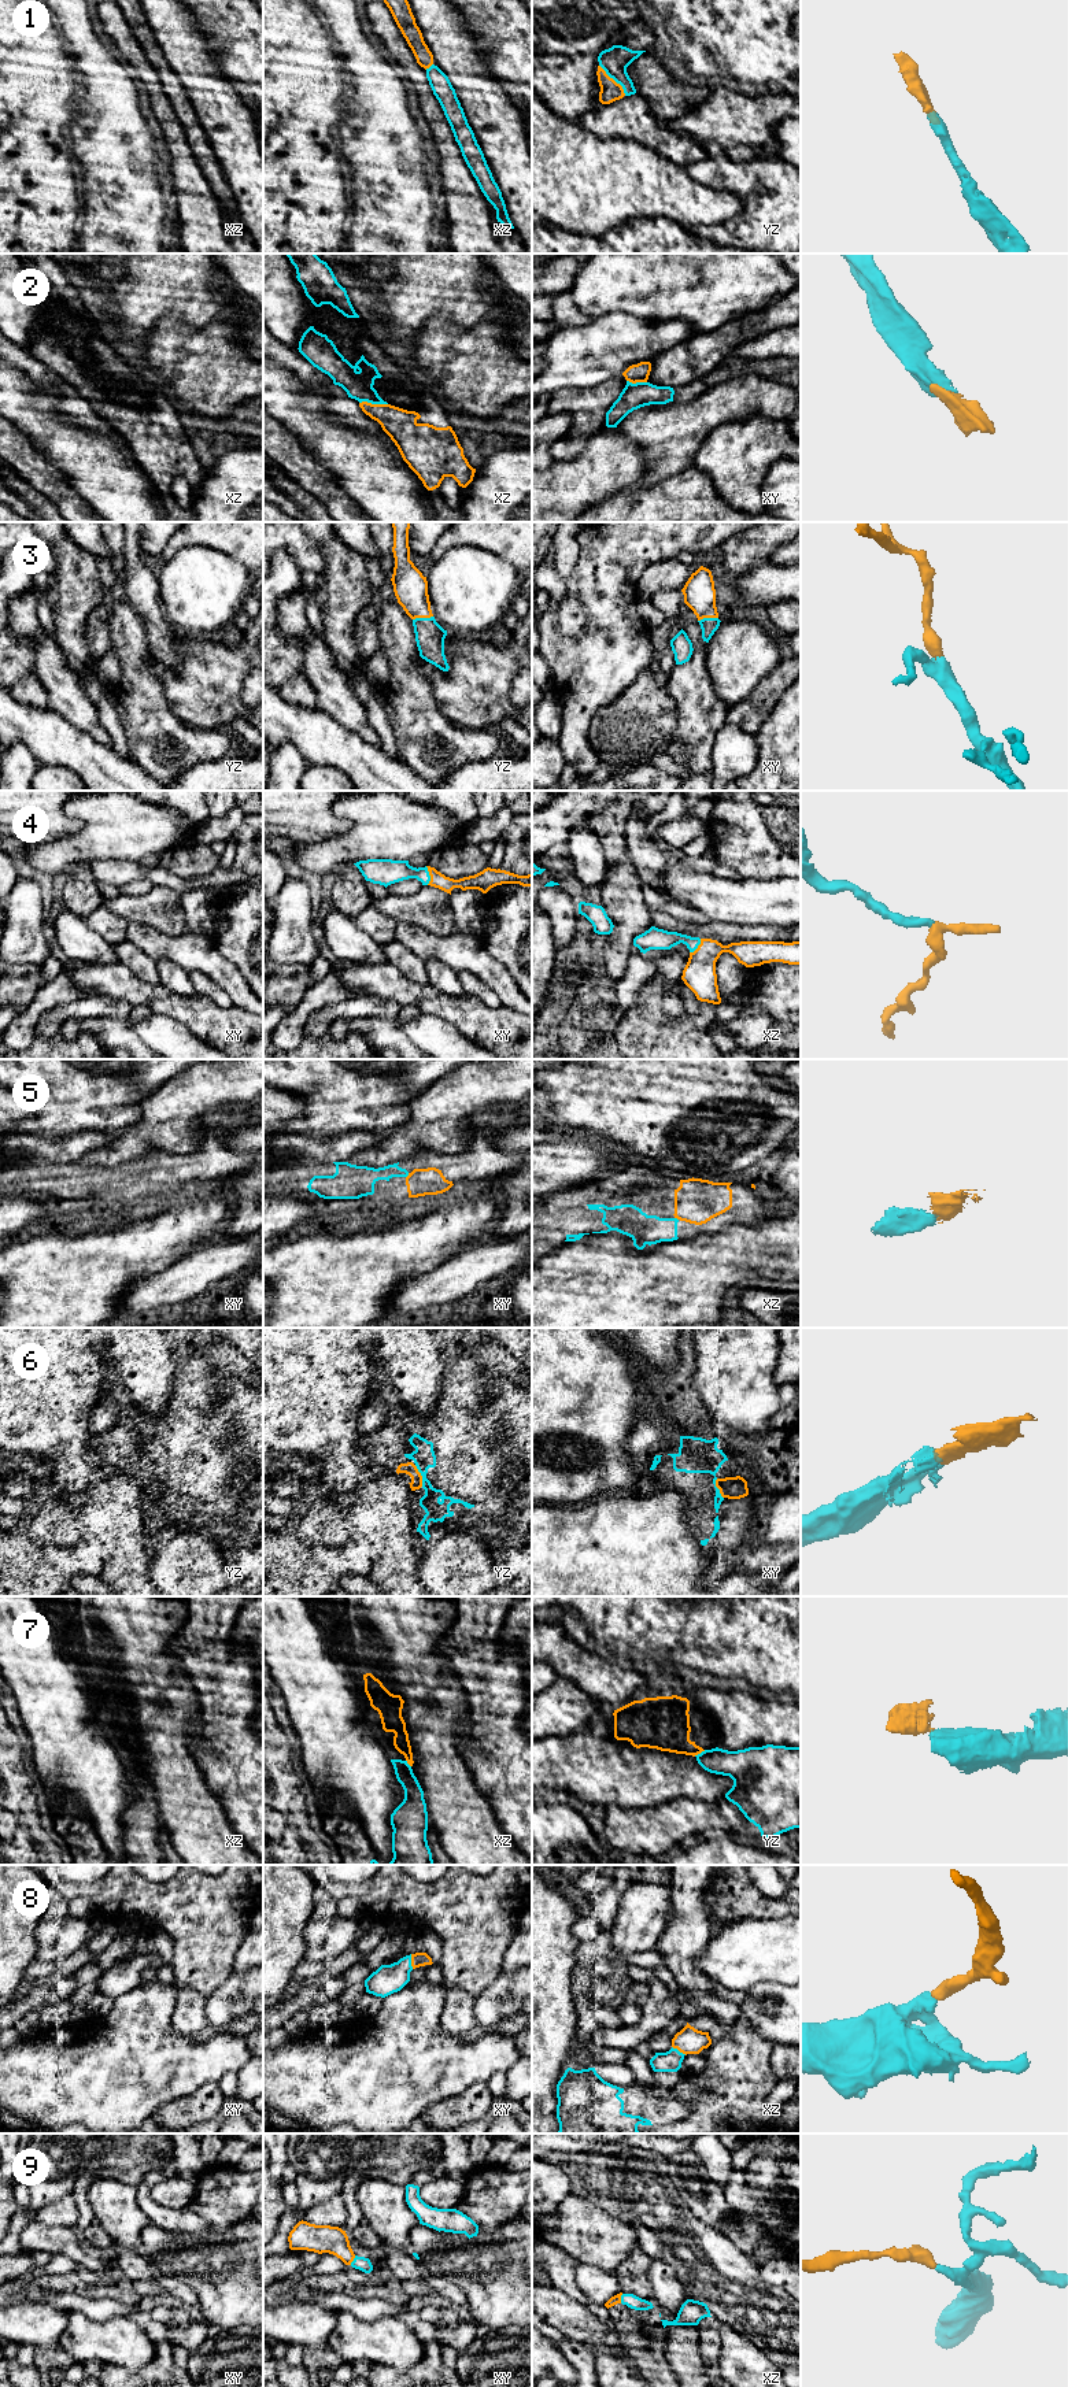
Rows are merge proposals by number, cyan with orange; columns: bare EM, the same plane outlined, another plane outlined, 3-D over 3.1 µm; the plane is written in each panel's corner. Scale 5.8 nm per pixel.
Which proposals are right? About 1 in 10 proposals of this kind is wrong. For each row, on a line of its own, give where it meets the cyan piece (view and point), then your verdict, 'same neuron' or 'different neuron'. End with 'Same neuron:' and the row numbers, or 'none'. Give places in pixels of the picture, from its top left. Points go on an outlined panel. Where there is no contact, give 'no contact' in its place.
1: meets cyan in yz at (614, 80); same neuron
2: meets cyan in xz at (373, 403); same neuron
3: meets cyan in yz at (422, 618); same neuron
4: meets cyan in xy at (429, 876); same neuron
5: meets cyan in xy at (407, 1175); same neuron
6: meets cyan in yz at (421, 1475); same neuron
7: meets cyan in yz at (701, 1753); different neuron
8: meets cyan in xy at (410, 1961); same neuron
9: meets cyan in xy at (354, 2260); same neuron
Same neuron: 1, 2, 3, 4, 5, 6, 8, 9

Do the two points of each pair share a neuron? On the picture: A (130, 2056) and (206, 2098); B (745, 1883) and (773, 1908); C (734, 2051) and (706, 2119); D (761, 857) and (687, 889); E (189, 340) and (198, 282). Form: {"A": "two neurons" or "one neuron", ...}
{"A": "two neurons", "B": "one neuron", "C": "one neuron", "D": "two neurons", "E": "two neurons"}

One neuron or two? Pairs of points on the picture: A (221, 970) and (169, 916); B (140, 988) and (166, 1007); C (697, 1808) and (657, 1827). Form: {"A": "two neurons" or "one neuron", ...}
{"A": "two neurons", "B": "one neuron", "C": "one neuron"}

